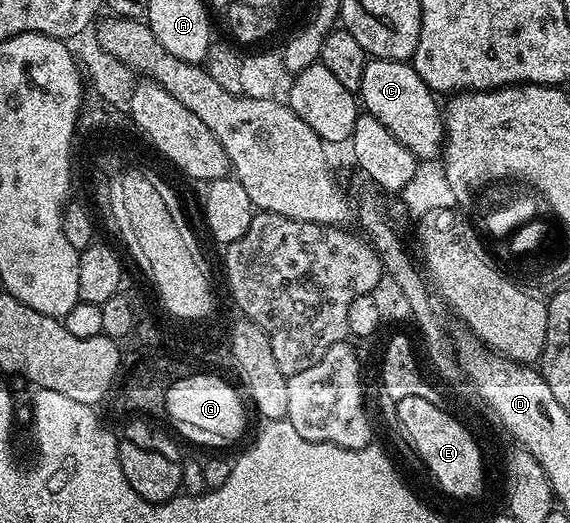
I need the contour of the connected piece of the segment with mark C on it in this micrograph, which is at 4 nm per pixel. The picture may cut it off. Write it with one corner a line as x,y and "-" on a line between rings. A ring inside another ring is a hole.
369,58
366,69
362,73
362,85
358,92
358,99
363,110
369,115
378,117
378,121
382,121
382,125
386,125
386,129
390,129
390,133
394,133
394,137
398,137
398,141
402,141
402,145
406,145
406,149
410,149
410,153
414,153
417,160
432,159
435,155
437,158
441,154
444,145
442,107
439,102
436,104
437,96
428,88
426,81
418,77
411,62
403,59

